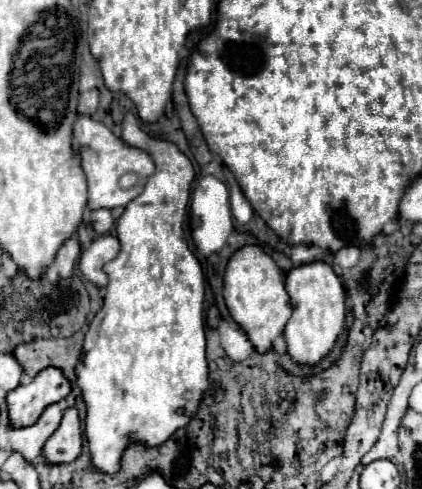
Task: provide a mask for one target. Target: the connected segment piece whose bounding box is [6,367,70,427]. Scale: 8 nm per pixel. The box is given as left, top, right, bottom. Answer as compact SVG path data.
M48 367L40 371L30 383L18 385L6 395L8 421L14 427L28 427L38 421L44 409L58 403L70 393L70 383L60 369Z

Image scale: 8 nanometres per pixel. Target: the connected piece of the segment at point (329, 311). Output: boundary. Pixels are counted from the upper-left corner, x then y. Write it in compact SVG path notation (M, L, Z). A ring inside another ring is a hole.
M316 261L294 267L286 275L286 291L292 303L292 317L284 329L288 355L298 365L318 365L332 351L338 335L344 329L346 307L342 283L328 263Z

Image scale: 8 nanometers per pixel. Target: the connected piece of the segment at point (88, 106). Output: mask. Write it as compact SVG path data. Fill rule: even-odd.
M84 91L80 95L80 103L78 103L78 115L94 115L98 105L98 93L92 91Z

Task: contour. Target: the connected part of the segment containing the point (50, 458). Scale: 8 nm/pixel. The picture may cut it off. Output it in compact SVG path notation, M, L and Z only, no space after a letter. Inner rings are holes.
M74 407L64 411L60 427L52 433L52 437L42 447L42 457L48 463L62 465L72 463L82 451L82 431L78 411Z

